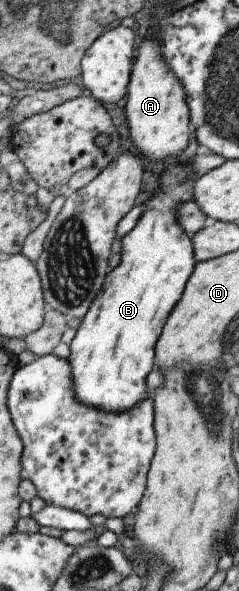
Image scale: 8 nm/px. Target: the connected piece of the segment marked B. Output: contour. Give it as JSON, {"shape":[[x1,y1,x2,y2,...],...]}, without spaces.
{"shape":[[172,157,164,160,164,167,159,173,157,186,143,202,142,213,134,227,120,237,120,260,102,281,99,293,89,304,86,314,81,318,71,342,69,343,68,364,73,378,75,401,93,406,103,411,115,413,128,410,150,395,144,388,144,376,152,370,154,364,154,342,178,302,185,282,194,268,193,246,189,235,177,219,177,208,183,202,192,200,191,186,195,176,185,162,174,162]]}

